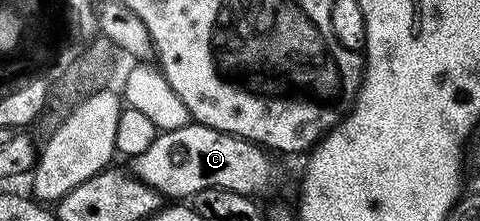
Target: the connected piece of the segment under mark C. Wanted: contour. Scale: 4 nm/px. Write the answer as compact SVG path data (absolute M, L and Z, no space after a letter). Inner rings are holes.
M188 124L176 130L156 133L153 144L137 157L130 159L129 169L136 178L152 186L161 195L171 200L187 200L201 188L225 188L238 194L260 196L271 186L275 170L267 159L264 147L226 134L208 126Z

